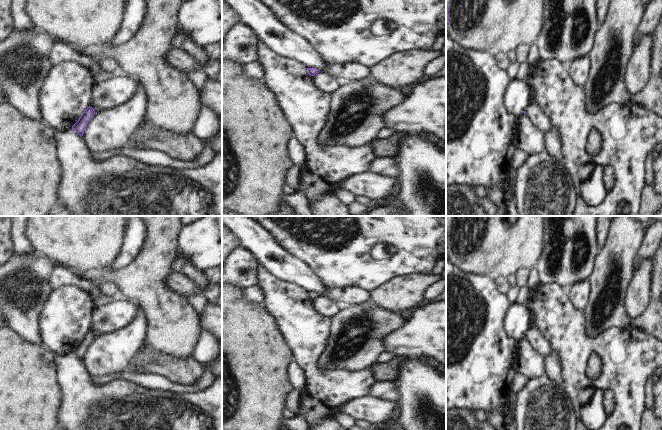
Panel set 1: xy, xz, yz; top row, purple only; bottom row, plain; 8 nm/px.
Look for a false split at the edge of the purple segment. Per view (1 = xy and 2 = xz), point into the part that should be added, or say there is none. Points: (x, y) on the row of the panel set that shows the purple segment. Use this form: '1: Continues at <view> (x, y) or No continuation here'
1: No continuation here
2: No continuation here.

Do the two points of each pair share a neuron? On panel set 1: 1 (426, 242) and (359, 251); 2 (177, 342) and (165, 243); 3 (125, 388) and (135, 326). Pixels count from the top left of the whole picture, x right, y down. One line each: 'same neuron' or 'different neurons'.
1: same neuron
2: same neuron
3: different neurons

